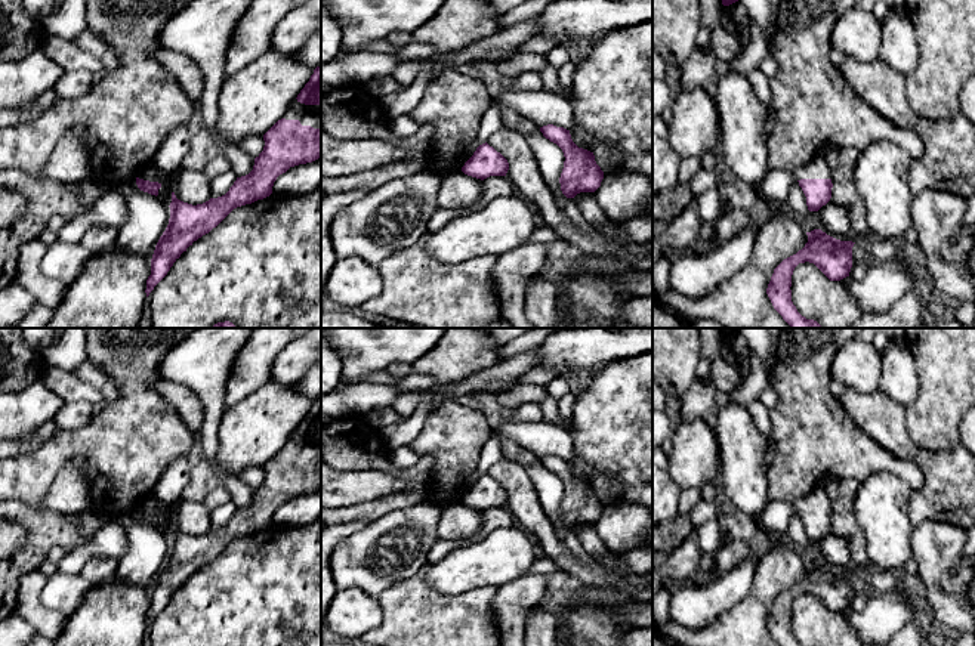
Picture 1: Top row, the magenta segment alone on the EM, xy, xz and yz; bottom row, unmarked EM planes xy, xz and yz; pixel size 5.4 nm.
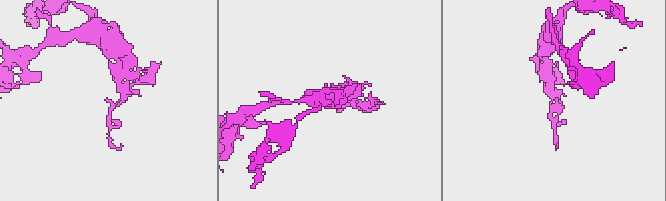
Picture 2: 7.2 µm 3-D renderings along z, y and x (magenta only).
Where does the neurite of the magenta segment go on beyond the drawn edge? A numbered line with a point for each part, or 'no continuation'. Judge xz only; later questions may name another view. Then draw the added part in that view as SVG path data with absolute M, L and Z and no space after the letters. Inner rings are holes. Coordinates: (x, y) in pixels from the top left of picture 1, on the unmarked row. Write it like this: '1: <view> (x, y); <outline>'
no continuation

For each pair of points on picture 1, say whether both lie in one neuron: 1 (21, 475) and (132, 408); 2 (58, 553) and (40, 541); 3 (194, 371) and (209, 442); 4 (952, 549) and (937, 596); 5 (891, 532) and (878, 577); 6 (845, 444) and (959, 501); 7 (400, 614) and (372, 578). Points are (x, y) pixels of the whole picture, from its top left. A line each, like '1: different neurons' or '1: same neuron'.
1: same neuron
2: different neurons
3: same neuron
4: same neuron
5: different neurons
6: different neurons
7: different neurons

